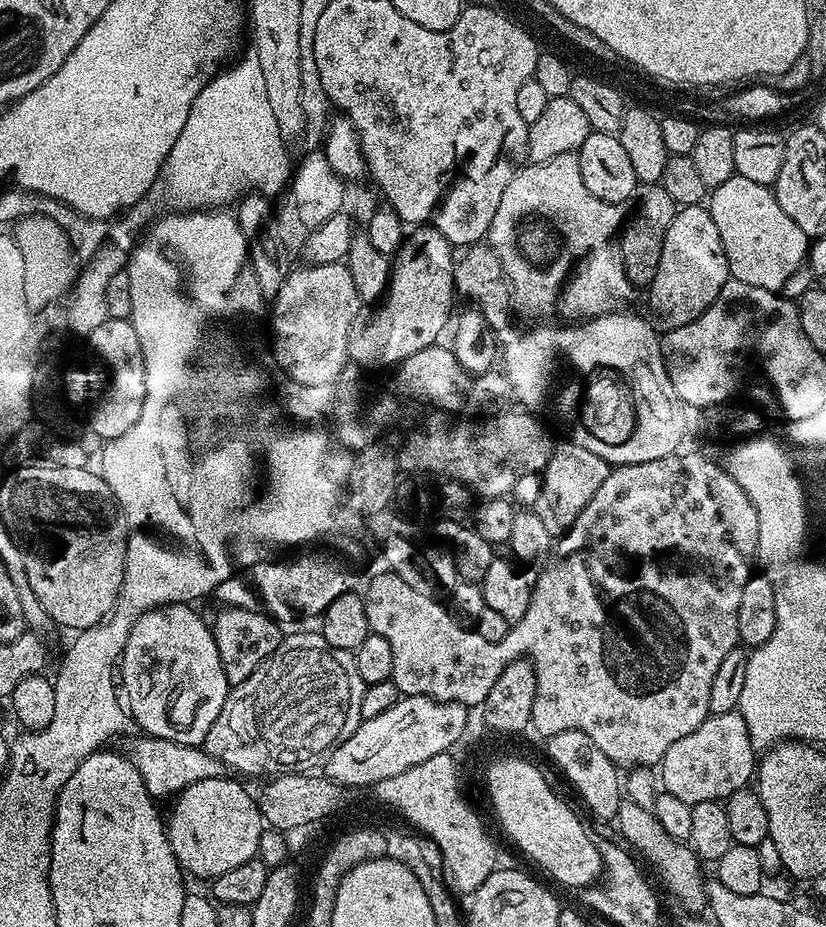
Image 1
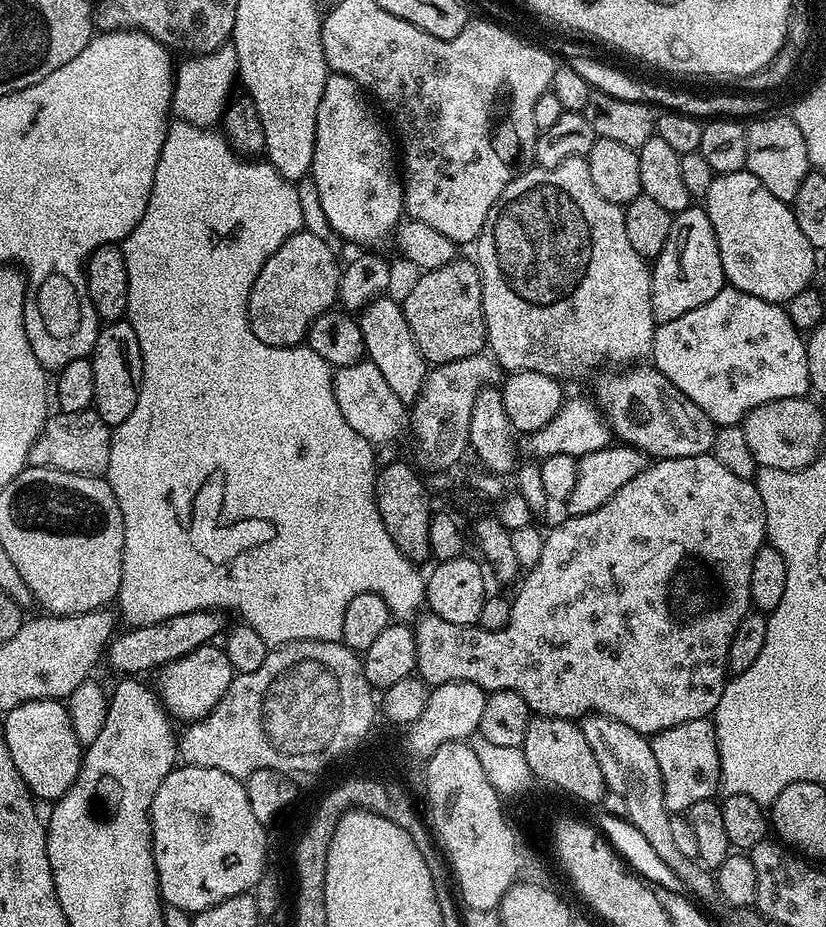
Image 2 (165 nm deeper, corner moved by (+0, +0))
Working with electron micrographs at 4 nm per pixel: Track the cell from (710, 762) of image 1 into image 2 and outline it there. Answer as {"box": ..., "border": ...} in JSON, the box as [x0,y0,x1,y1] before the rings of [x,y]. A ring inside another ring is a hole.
{"box":[651,719,720,814],"border":[[[711,719],[682,722],[651,737],[654,759],[662,774],[664,802],[669,813],[684,814],[694,802],[713,799],[720,788],[720,759],[716,726]]]}

